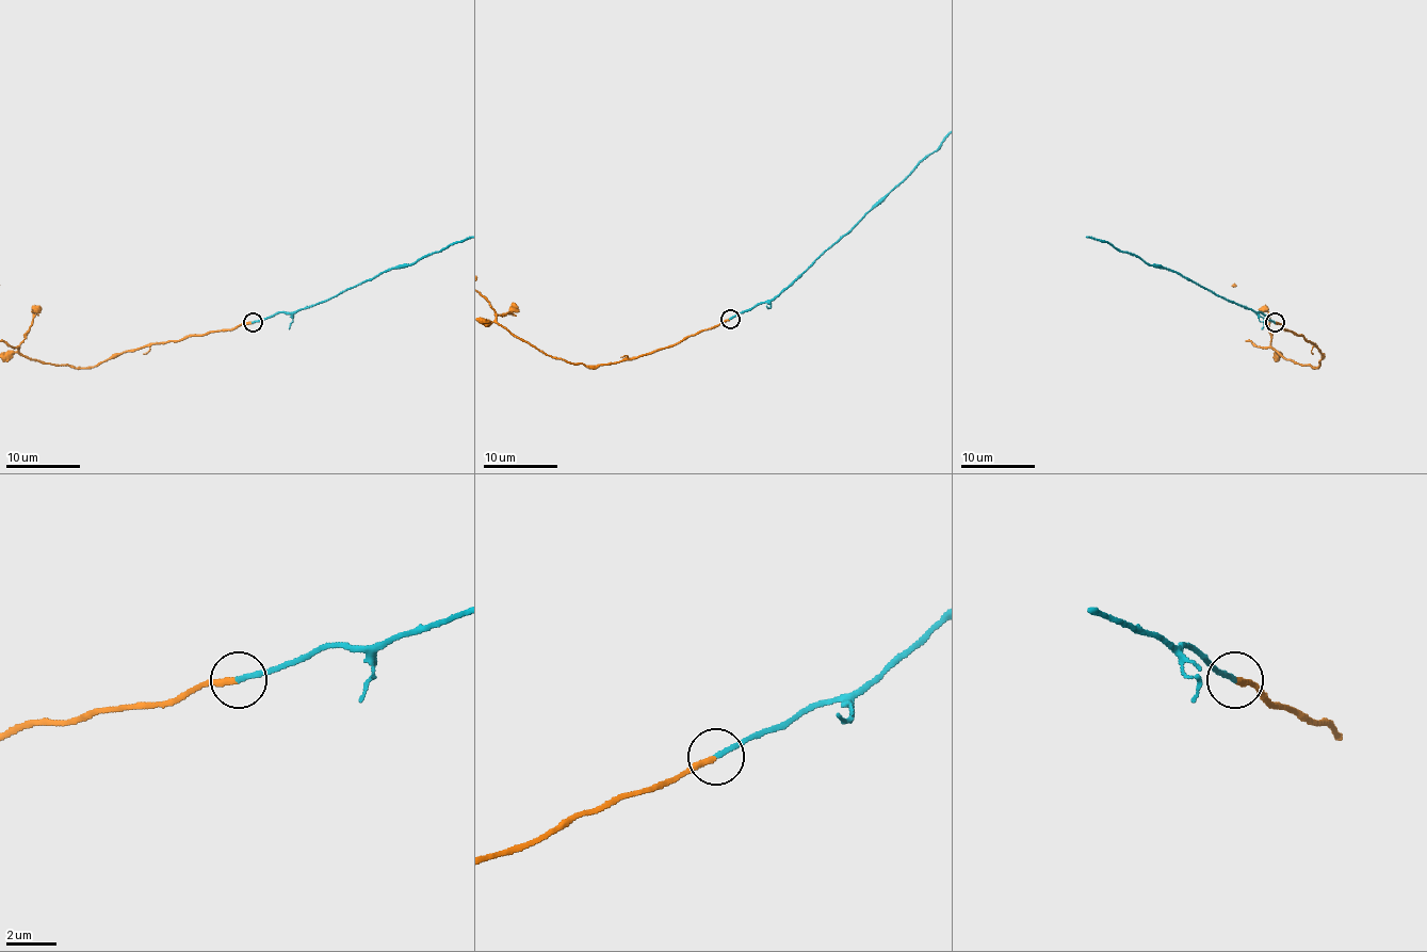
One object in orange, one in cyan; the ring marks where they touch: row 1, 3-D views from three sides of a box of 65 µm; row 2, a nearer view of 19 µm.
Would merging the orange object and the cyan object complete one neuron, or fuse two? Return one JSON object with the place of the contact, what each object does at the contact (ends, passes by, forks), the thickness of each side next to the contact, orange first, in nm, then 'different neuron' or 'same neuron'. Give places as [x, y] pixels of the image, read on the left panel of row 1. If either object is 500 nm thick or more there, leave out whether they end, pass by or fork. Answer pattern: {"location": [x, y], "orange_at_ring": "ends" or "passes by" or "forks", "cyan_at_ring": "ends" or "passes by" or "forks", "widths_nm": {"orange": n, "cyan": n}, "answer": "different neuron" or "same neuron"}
{"location": [253, 322], "orange_at_ring": "ends", "cyan_at_ring": "ends", "widths_nm": {"orange": 240, "cyan": 200}, "answer": "same neuron"}

